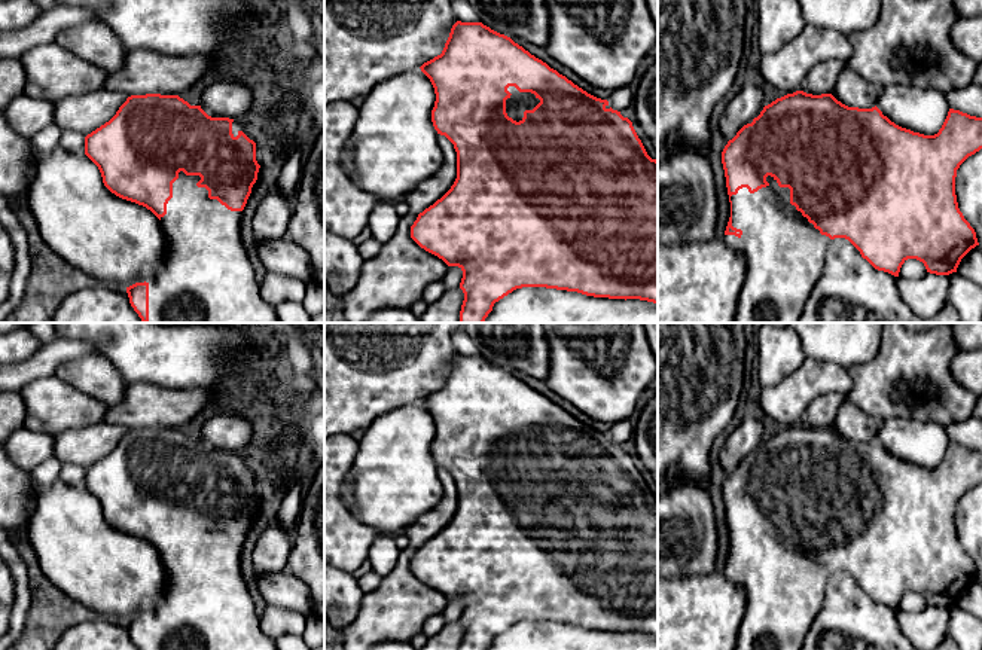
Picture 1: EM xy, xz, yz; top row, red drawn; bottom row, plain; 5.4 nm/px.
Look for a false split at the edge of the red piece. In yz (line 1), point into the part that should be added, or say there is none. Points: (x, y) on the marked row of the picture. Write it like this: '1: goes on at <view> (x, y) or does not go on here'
1: goes on at yz (783, 252)

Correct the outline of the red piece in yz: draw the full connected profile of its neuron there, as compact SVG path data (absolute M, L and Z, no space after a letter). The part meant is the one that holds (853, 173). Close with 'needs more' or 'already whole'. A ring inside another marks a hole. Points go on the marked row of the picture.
M796 91L777 98L765 106L751 123L744 125L736 135L728 141L722 152L722 164L726 177L726 187L731 202L731 217L725 231L725 241L738 250L745 262L745 278L739 292L734 323L798 323L802 309L823 271L824 253L835 238L848 239L875 269L899 277L902 265L908 259L924 263L927 272L949 275L957 272L961 259L979 245L976 232L958 208L955 195L955 177L960 165L982 149L982 118L970 116L960 110L949 109L948 116L934 135L924 135L902 128L891 122L875 106L872 109L848 107L832 94L812 95Z; needs more

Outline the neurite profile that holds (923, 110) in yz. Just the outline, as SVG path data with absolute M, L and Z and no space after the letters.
M914 85L882 88L876 107L896 125L924 135L937 134L951 109L945 92Z

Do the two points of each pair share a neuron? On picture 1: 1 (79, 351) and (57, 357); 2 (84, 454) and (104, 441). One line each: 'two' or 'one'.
1: one
2: one

